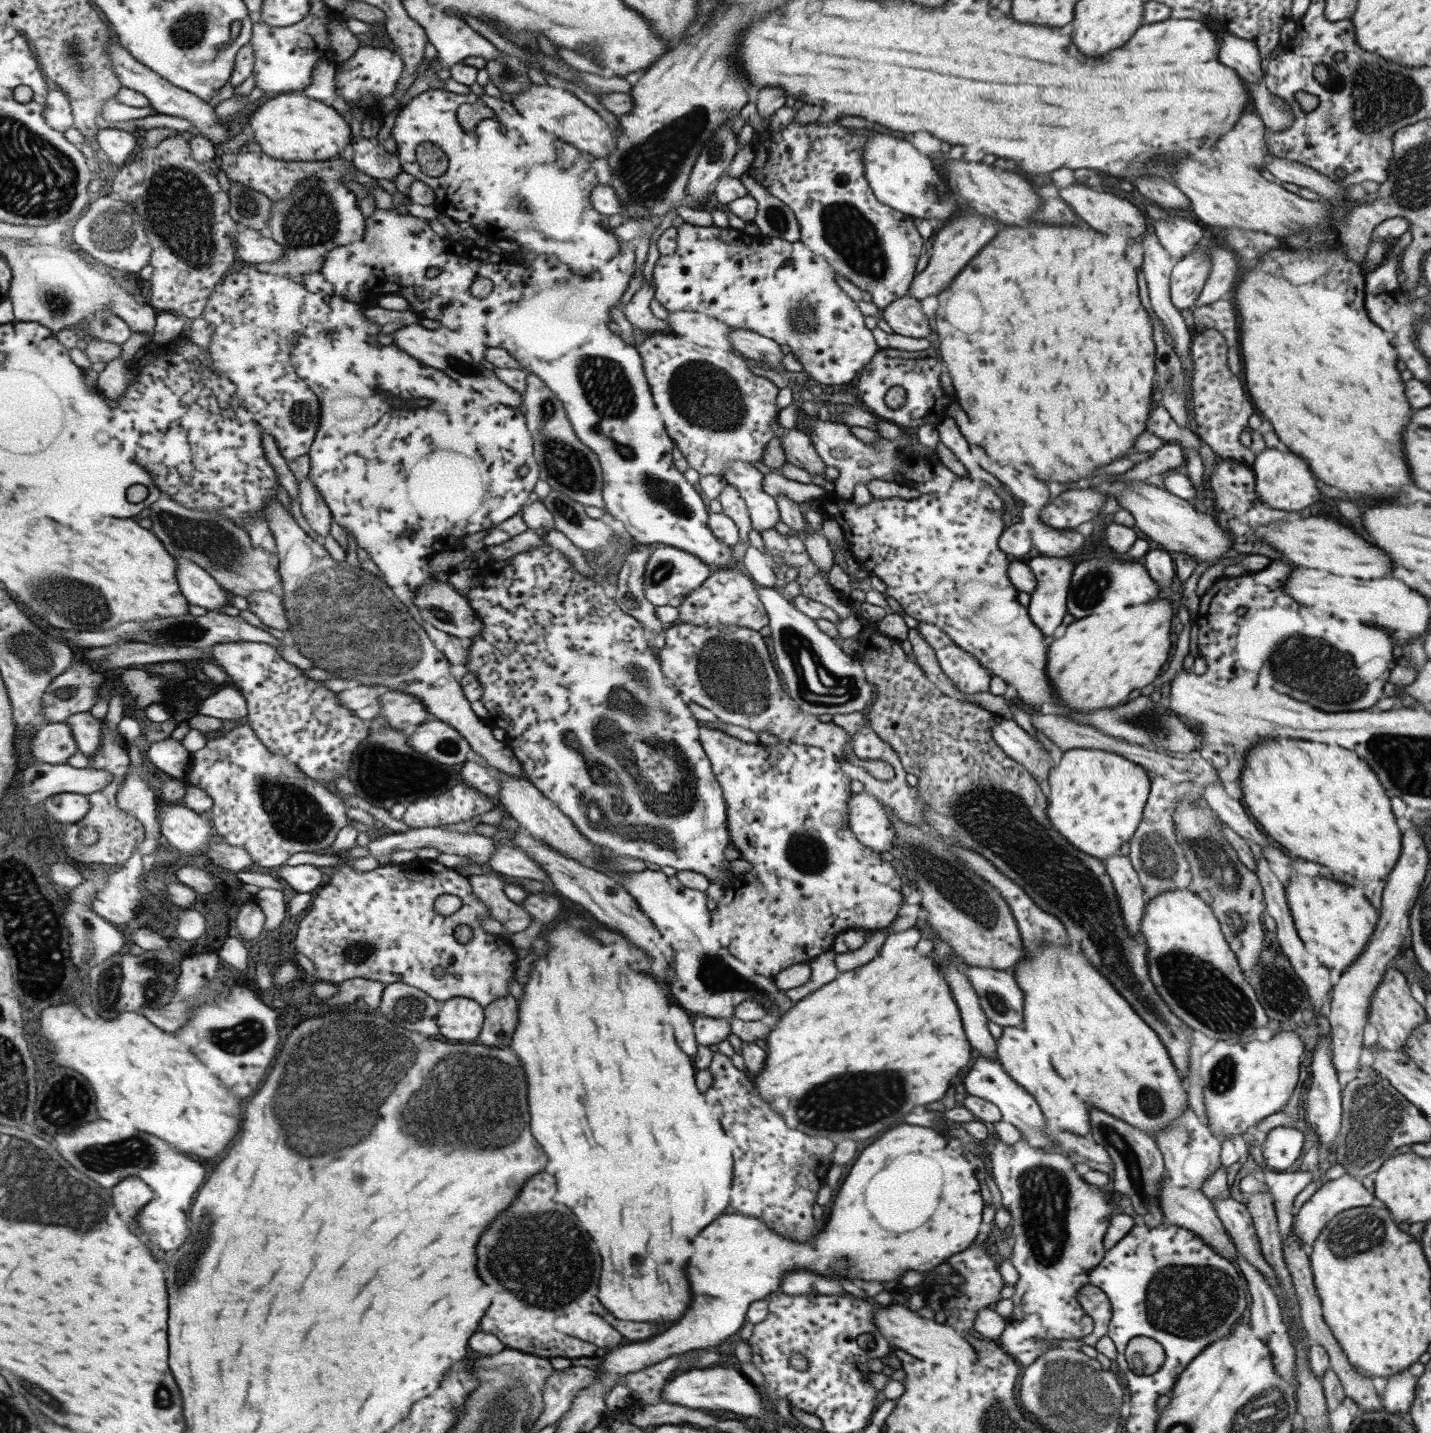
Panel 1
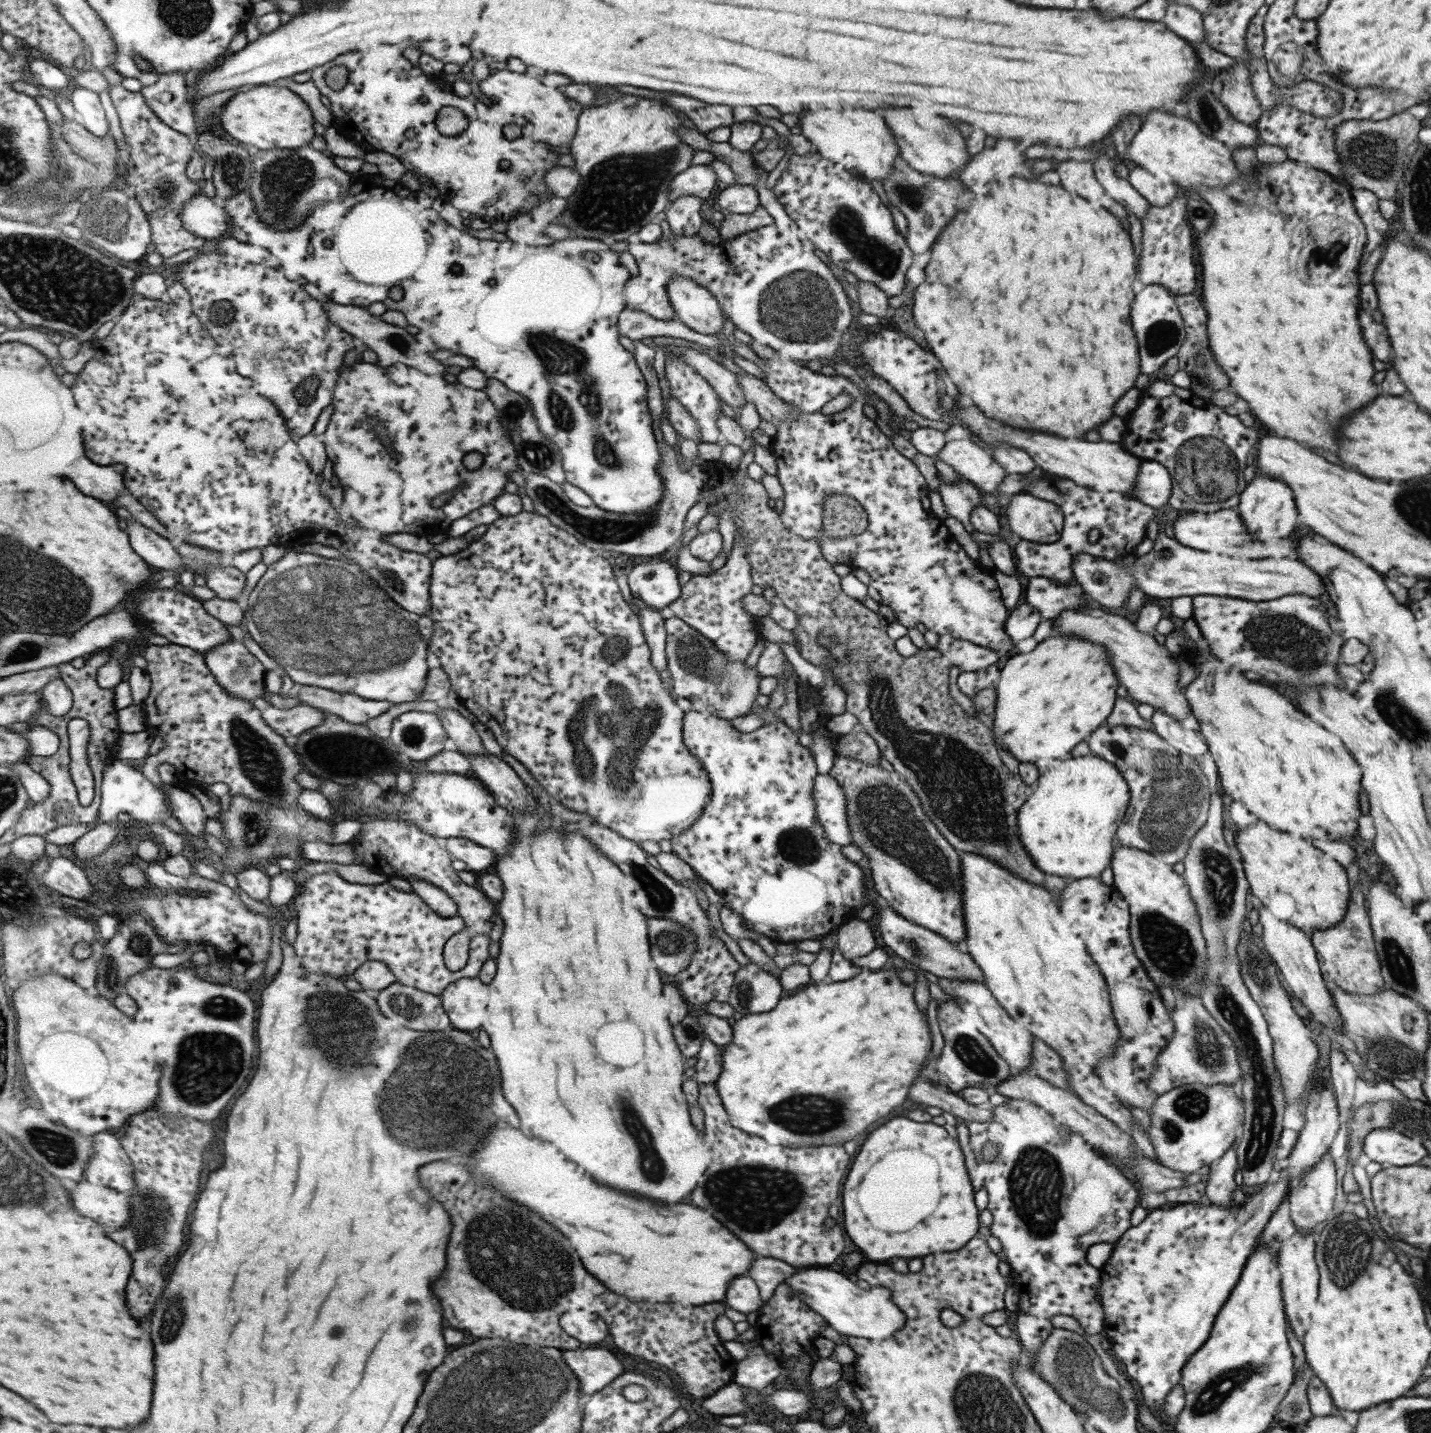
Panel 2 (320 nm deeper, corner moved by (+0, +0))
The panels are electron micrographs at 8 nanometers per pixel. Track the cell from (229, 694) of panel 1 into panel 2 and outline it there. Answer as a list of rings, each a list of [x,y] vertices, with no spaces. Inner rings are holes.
[[[235,640],[225,642],[204,655],[207,657],[208,667],[229,694],[249,701],[263,698],[261,695],[267,670],[257,660],[257,656],[247,650],[245,644]]]

